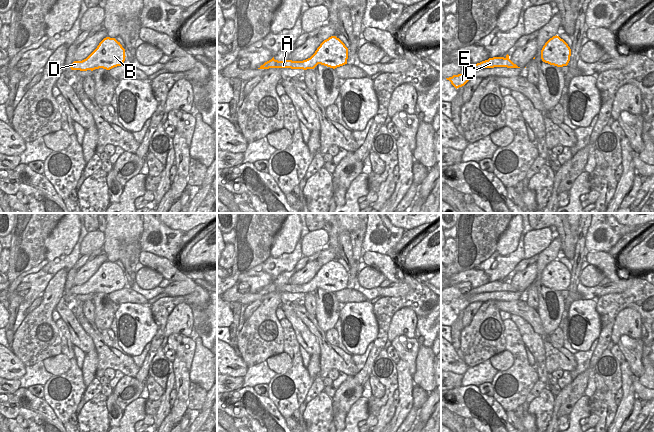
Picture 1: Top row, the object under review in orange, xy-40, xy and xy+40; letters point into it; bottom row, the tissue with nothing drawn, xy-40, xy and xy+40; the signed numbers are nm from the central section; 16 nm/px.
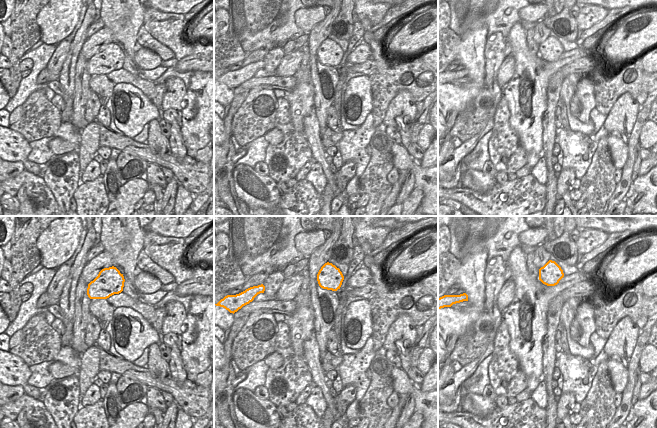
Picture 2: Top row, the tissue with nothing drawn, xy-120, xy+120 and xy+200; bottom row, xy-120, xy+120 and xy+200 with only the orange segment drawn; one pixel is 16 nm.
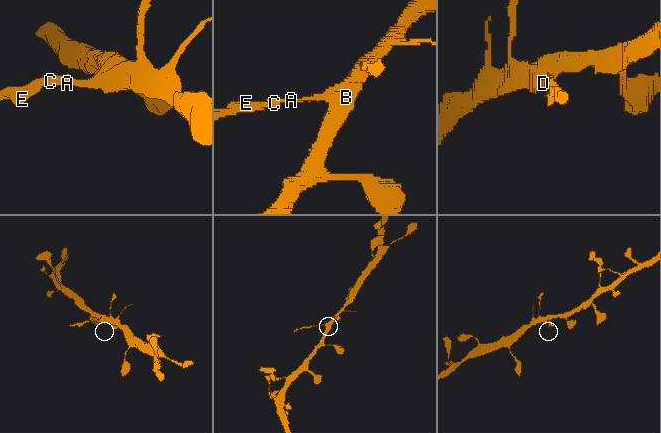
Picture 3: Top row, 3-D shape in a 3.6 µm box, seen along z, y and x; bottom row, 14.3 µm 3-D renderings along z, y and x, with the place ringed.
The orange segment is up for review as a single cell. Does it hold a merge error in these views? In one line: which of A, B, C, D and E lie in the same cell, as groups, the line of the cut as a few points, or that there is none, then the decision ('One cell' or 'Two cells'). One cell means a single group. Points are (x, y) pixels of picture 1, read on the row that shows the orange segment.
Groups: A B D / C E. Split along xy+40 (503, 57), (497, 66). Two cells

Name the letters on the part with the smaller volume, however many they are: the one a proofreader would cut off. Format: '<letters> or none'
C, E

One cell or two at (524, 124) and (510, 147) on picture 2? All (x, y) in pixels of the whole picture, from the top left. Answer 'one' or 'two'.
two

